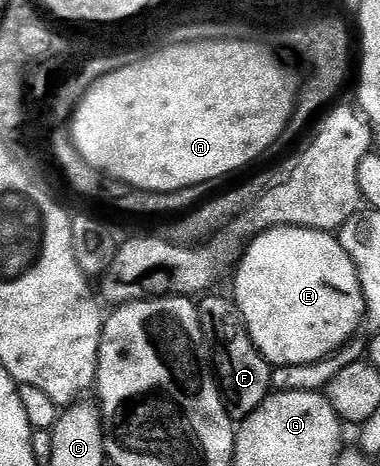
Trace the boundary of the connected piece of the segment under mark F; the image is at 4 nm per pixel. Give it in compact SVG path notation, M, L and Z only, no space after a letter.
M208 294L198 300L199 320L203 326L203 339L207 343L213 370L219 385L219 393L232 420L242 421L258 409L267 396L272 394L272 364L260 353L251 339L243 315L235 304L234 298L223 295Z

